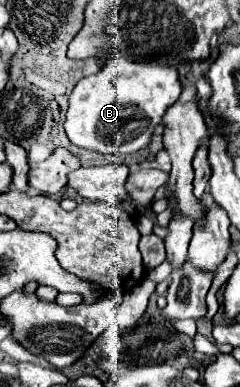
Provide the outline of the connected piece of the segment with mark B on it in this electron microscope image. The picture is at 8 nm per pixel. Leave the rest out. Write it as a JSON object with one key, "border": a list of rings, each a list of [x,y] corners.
{"border":[[[120,54],[112,56],[100,72],[82,78],[74,86],[64,122],[66,136],[74,146],[92,152],[134,154],[150,146],[154,128],[180,94],[182,82],[176,68],[132,62]]]}

